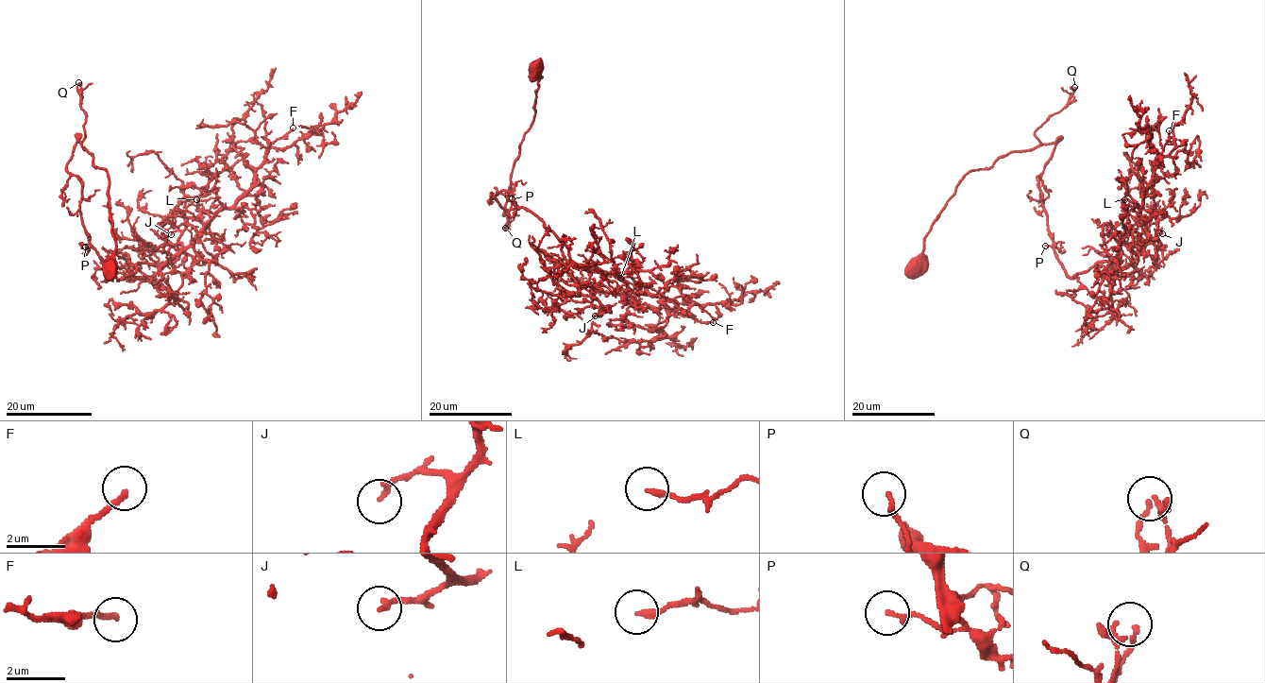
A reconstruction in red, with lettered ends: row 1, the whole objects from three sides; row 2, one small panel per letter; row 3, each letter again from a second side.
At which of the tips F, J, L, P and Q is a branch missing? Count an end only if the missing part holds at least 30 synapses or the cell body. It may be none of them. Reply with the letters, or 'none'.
F, J

